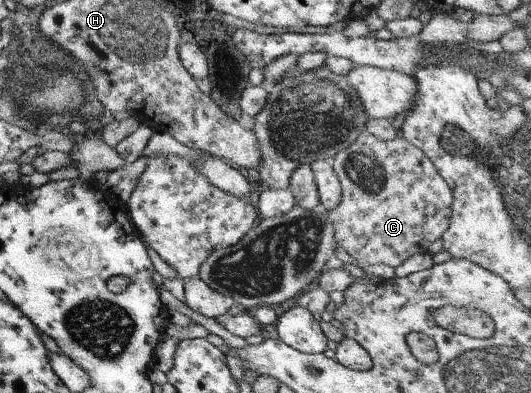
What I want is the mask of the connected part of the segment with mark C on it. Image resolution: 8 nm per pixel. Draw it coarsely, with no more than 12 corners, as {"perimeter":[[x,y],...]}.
{"perimeter":[[401,135],[330,163],[345,258],[393,269],[442,236],[451,188]]}

